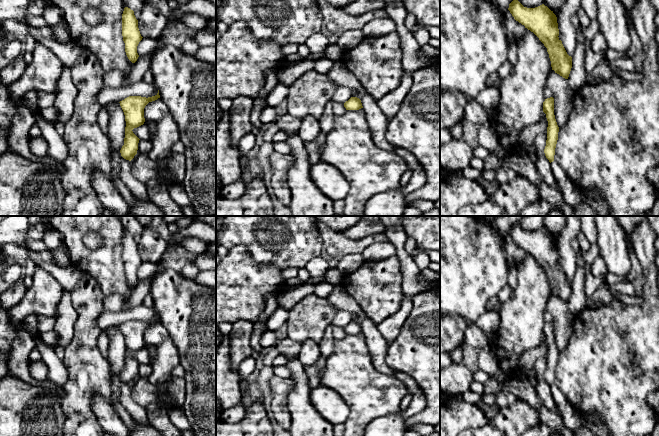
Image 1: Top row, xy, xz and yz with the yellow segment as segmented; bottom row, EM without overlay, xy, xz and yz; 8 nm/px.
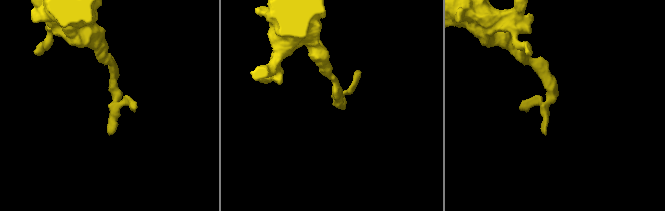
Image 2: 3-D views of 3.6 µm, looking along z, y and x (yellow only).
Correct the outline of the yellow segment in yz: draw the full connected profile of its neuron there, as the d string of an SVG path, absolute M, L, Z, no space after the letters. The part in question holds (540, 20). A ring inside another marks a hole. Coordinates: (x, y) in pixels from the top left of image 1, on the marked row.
M518 0L509 4L508 10L516 21L533 32L547 48L552 70L568 79L572 68L572 57L569 56L559 39L557 17L544 4L535 7L524 7Z

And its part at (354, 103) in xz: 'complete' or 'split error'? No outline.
complete

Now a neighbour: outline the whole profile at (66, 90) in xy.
M65 66L57 83L57 94L53 104L58 113L54 125L65 124L70 119L76 96L77 88L72 81L70 67Z

